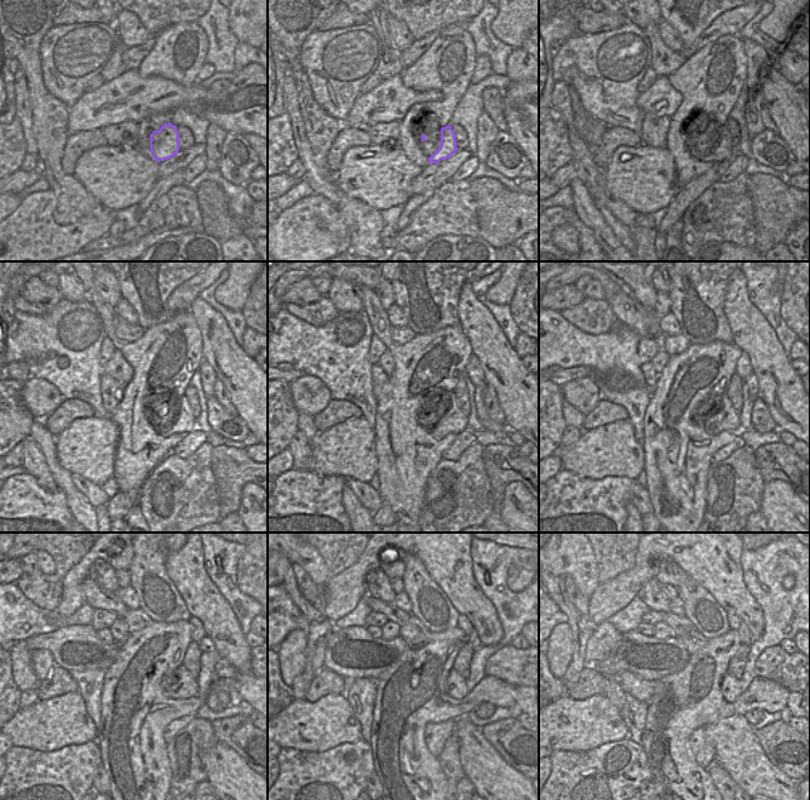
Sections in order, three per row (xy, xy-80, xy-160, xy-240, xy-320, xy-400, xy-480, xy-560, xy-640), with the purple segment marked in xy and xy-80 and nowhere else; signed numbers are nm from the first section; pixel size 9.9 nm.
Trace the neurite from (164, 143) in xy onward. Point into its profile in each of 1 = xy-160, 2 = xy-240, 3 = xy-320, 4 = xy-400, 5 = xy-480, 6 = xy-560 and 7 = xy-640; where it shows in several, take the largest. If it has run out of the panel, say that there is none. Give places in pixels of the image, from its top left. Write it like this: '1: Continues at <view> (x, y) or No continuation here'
1: Continues at xy-160 (724, 150)
2: Continues at xy-240 (185, 422)
3: Continues at xy-320 (454, 420)
4: Continues at xy-400 (727, 419)
5: Continues at xy-480 (185, 686)
6: Continues at xy-560 (455, 686)
7: Continues at xy-640 (730, 685).

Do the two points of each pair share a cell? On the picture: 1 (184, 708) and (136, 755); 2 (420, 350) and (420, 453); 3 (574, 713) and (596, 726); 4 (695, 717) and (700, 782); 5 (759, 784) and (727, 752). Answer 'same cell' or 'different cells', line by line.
1: same cell
2: same cell
3: same cell
4: same cell
5: same cell

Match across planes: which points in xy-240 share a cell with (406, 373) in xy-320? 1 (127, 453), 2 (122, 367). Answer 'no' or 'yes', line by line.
1: yes
2: no

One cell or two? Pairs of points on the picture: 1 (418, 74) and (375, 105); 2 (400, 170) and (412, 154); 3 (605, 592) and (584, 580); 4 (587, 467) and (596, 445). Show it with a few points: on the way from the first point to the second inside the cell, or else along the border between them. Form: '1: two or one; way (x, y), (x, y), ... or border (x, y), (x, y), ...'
1: two; border (400, 75), (406, 86), (420, 91), (431, 90)
2: two; border (397, 147), (421, 168)
3: two; border (598, 583), (590, 598)
4: one; way (587, 462), (595, 454), (595, 450)

